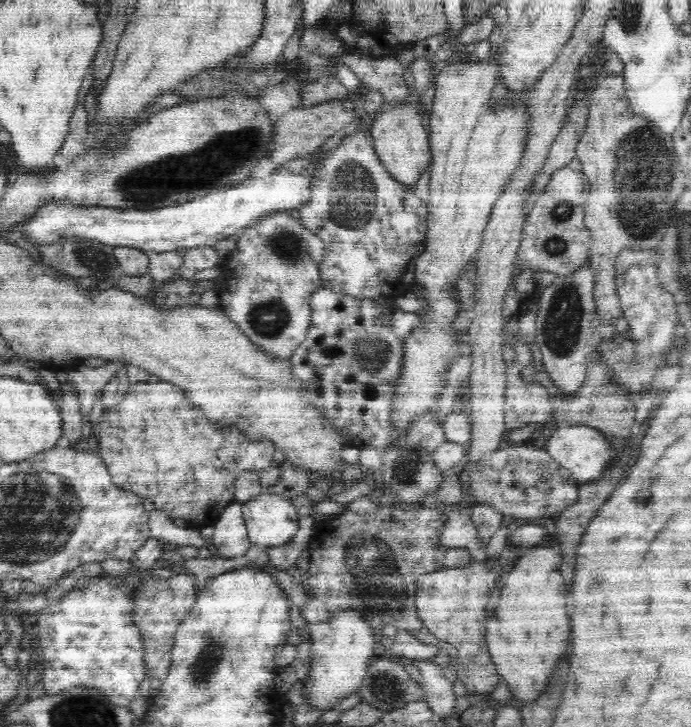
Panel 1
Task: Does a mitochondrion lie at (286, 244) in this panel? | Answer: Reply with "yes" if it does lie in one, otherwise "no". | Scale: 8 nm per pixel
yes

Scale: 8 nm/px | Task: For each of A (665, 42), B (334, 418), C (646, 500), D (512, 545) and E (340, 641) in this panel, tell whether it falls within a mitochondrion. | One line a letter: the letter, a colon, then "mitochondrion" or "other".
A: other
B: other
C: other
D: other
E: other

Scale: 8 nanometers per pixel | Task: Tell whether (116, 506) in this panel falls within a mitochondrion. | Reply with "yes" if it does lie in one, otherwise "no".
no

